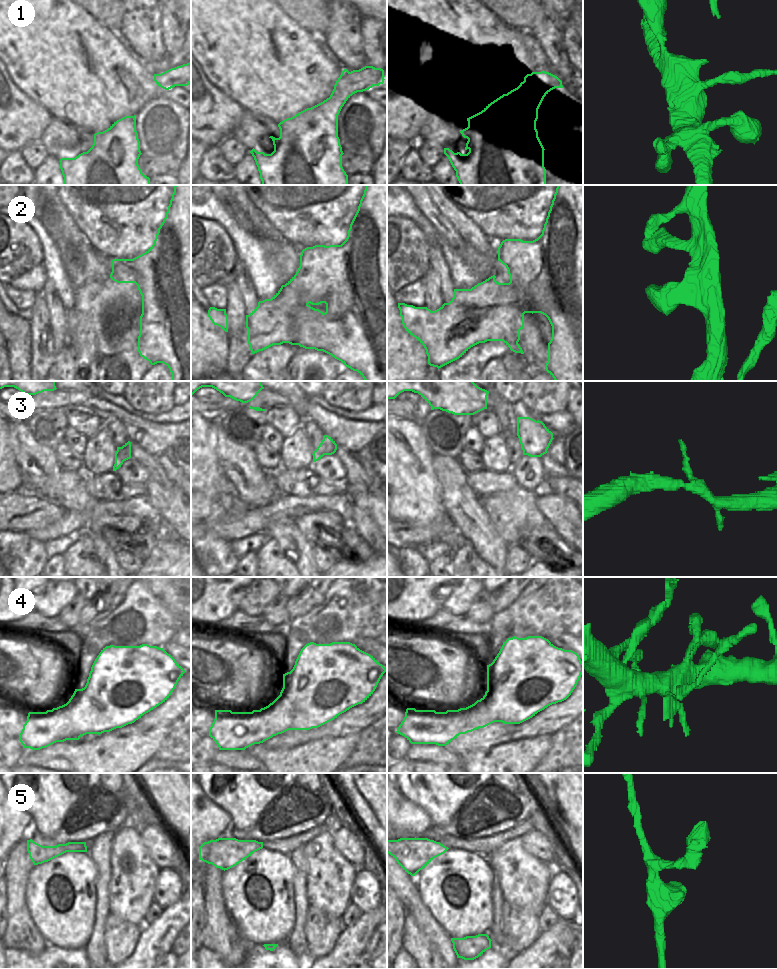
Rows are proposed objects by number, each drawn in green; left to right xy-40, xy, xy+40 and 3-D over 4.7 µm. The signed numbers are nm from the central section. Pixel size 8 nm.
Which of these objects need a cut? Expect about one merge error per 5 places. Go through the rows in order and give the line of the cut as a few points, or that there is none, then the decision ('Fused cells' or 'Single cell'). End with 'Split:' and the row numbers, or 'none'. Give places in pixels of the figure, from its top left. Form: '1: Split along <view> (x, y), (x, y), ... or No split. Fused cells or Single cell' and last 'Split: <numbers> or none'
1: No split. Single cell
2: No split. Single cell
3: No split. Single cell
4: Split along xy-40 (66, 703), (70, 709), (74, 731), (80, 736). Fused cells
5: No split. Single cell
Split: 4.

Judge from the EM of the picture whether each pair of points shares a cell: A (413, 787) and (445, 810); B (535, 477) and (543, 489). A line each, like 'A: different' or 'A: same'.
A: same
B: different

